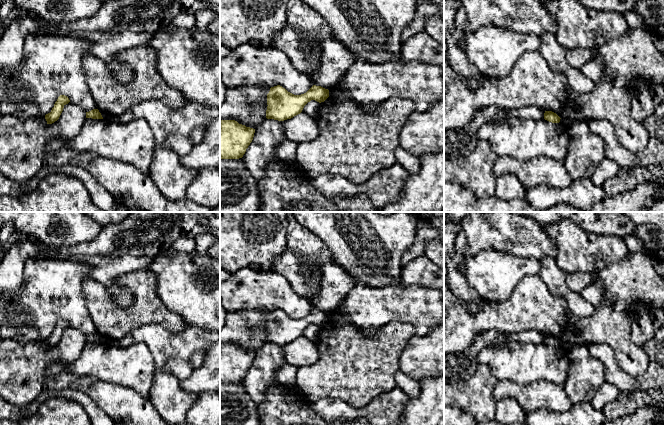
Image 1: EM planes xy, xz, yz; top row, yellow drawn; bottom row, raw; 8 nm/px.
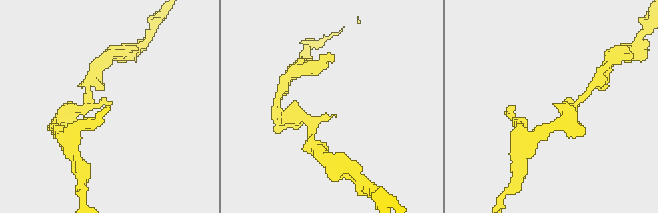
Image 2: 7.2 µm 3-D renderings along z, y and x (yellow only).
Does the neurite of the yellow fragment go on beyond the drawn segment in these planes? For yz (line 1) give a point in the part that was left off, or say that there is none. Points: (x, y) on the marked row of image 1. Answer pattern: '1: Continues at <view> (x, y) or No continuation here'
1: No continuation here

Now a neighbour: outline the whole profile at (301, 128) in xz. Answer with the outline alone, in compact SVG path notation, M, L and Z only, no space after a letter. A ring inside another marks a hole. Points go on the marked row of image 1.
M304 112L281 122L286 139L296 143L311 141L317 137L319 132L316 119Z

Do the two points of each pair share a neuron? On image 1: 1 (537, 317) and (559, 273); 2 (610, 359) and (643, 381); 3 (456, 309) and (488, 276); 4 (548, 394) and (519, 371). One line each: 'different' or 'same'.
1: different
2: same
3: different
4: different

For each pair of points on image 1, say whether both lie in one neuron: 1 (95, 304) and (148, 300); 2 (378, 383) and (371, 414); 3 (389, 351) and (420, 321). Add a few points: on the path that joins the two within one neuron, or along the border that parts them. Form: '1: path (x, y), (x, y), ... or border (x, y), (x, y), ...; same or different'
1: path (108, 313), (135, 313); same
2: border (396, 386), (376, 395), (365, 404), (353, 406); different
3: border (390, 321), (408, 322), (413, 326), (416, 333); different

